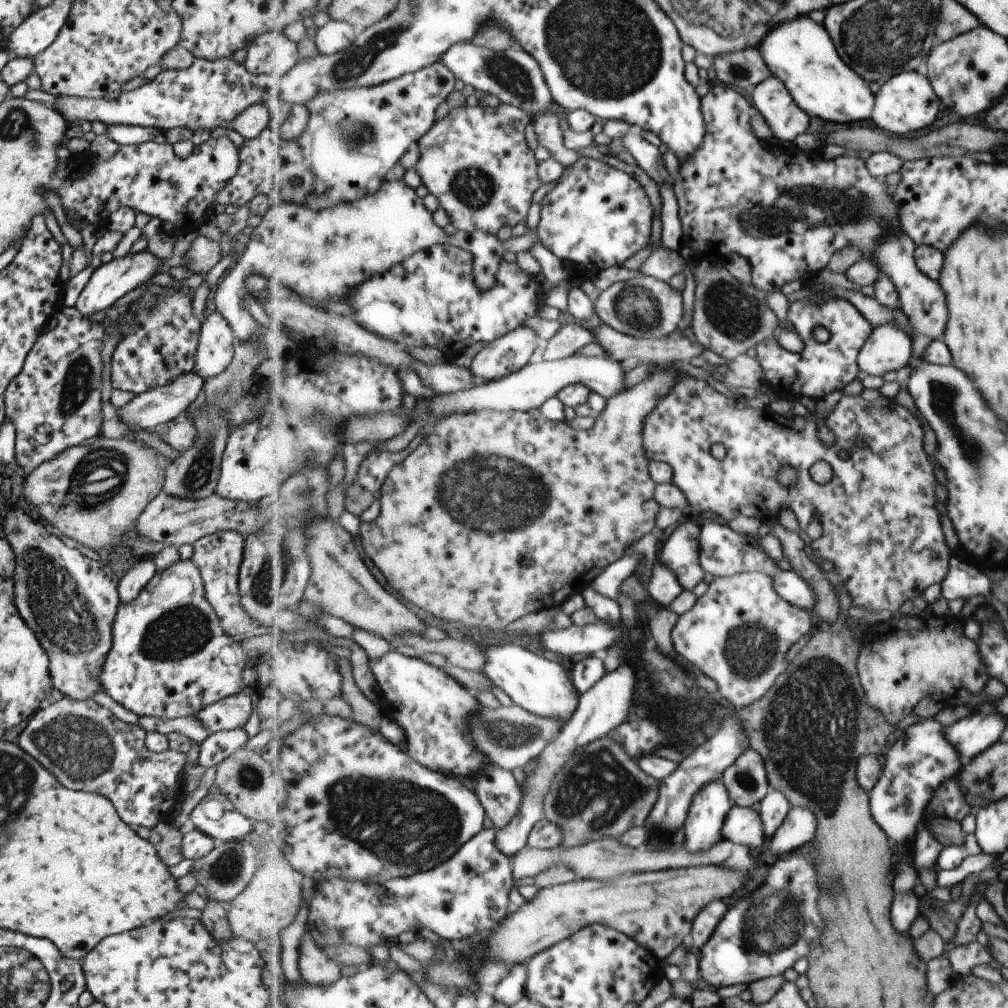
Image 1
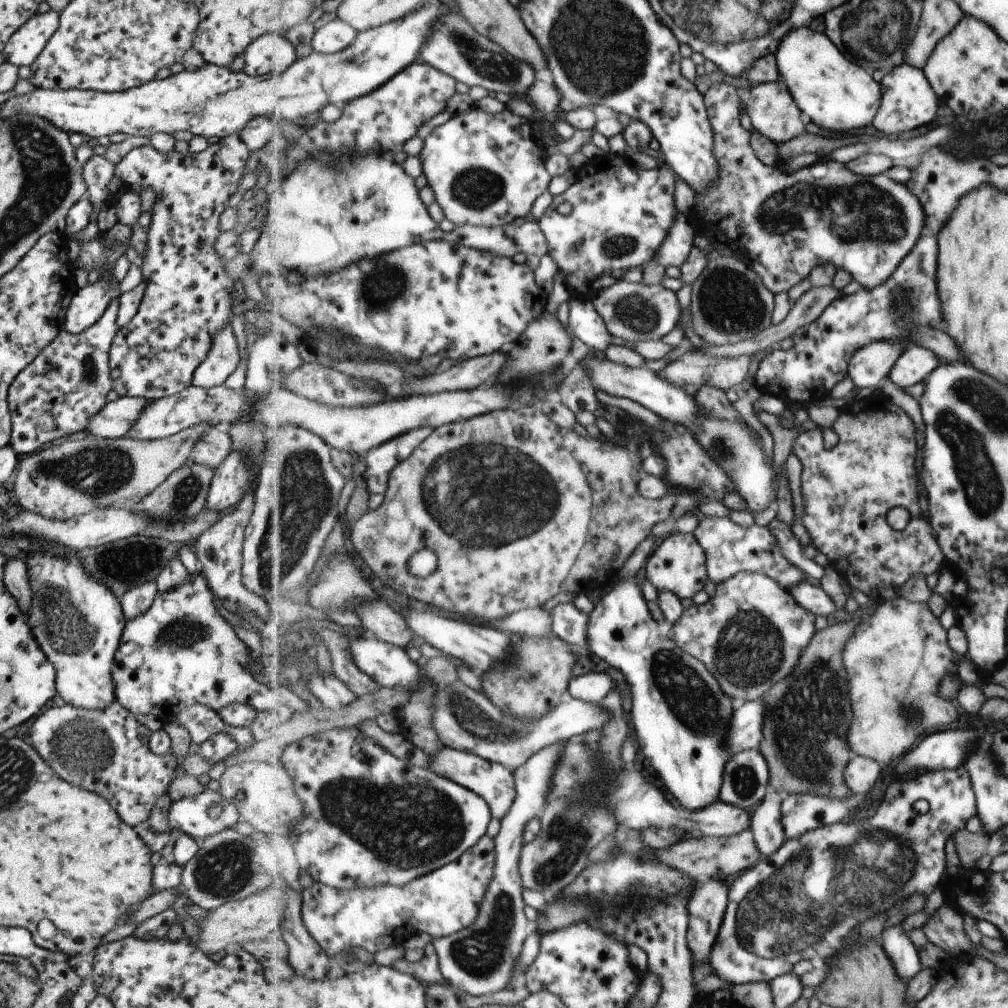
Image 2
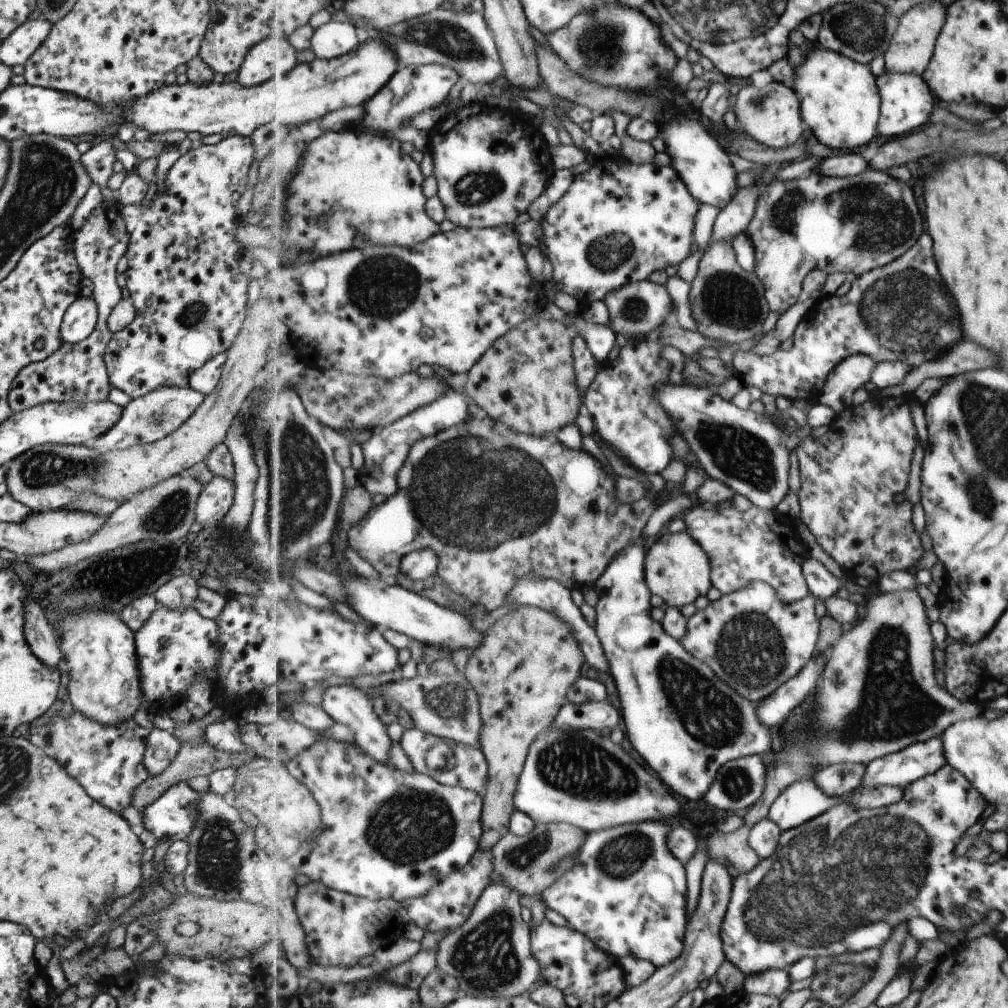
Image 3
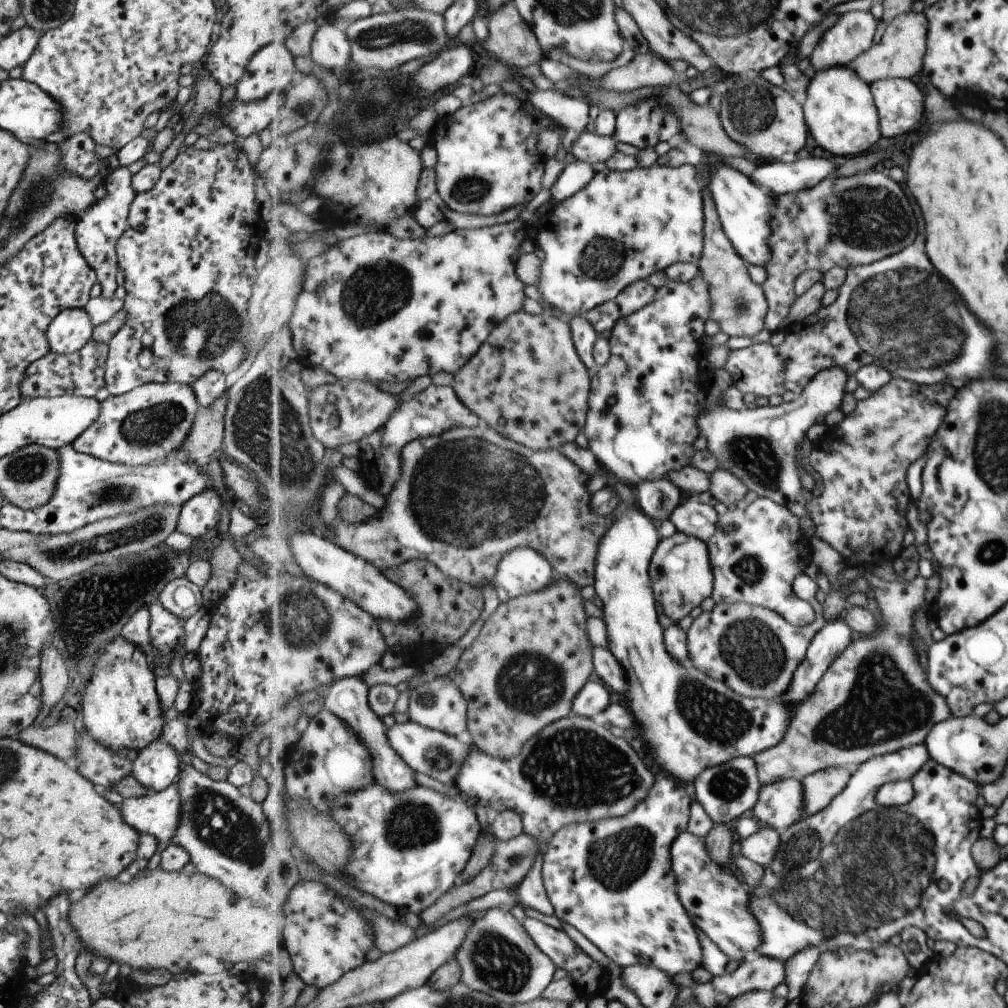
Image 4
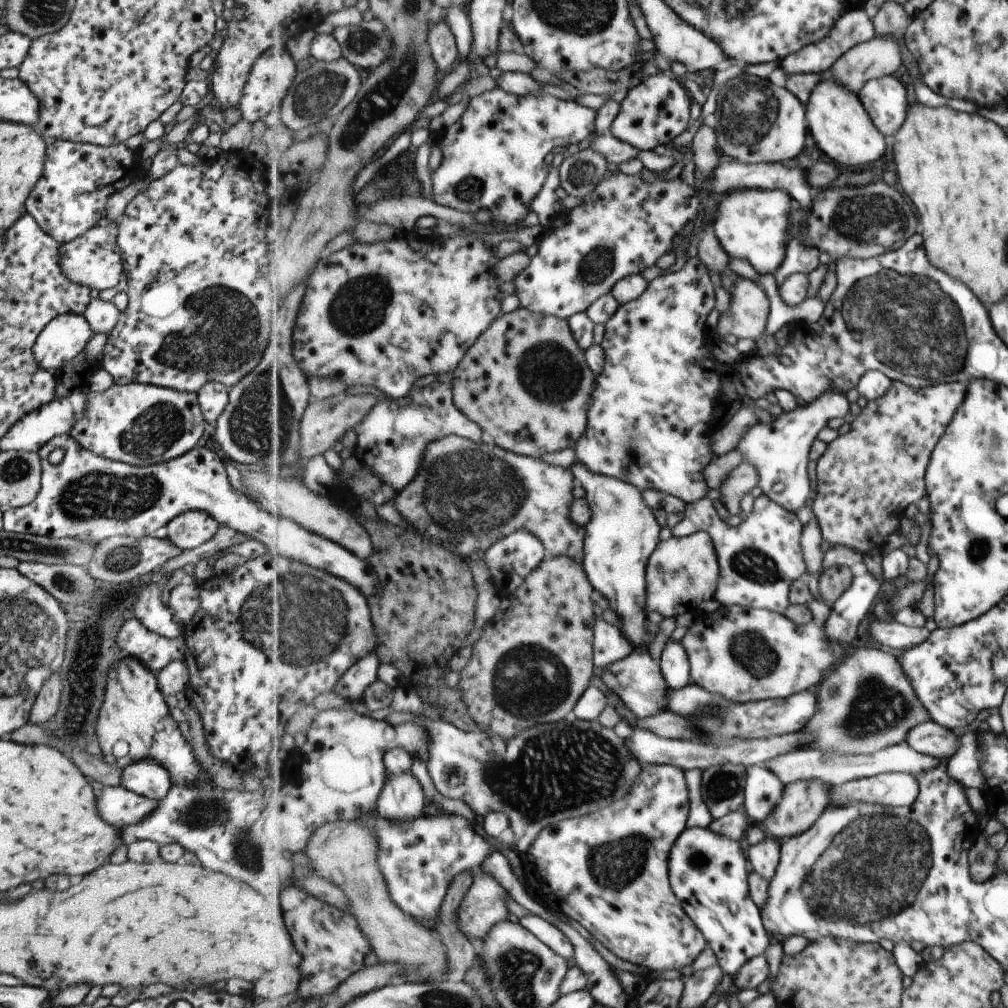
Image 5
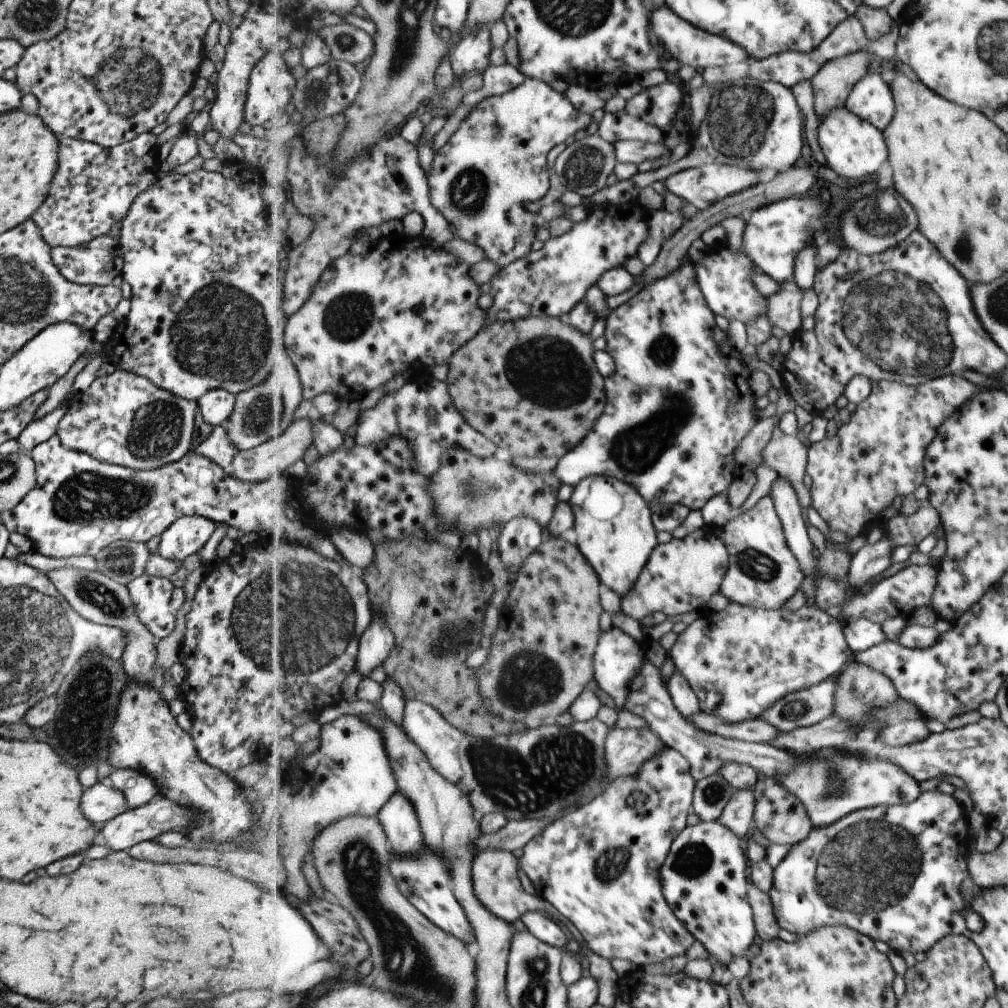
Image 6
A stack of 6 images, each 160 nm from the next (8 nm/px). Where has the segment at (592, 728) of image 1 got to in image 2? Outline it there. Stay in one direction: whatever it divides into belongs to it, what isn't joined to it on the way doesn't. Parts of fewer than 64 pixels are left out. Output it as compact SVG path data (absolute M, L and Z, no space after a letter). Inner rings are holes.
M568 740L557 742L549 748L543 748L537 752L530 759L524 762L522 766L513 770L515 778L515 790L517 797L515 798L511 811L501 822L501 828L495 838L496 847L498 850L498 862L494 871L494 881L491 882L489 892L486 894L486 899L482 903L479 917L469 928L465 928L456 934L449 937L433 939L432 943L435 945L435 950L439 954L439 962L441 972L445 976L445 980L459 993L469 994L474 997L487 996L487 994L495 994L501 990L513 990L518 985L523 985L525 980L521 970L519 970L519 958L523 954L523 944L527 940L527 936L532 931L531 922L525 916L523 907L526 905L526 899L523 898L522 878L519 872L519 858L523 853L523 846L525 846L526 839L523 838L525 834L525 826L535 820L540 819L550 804L549 792L551 786L555 784L555 770L559 768L557 764L561 764L565 748L569 744Z

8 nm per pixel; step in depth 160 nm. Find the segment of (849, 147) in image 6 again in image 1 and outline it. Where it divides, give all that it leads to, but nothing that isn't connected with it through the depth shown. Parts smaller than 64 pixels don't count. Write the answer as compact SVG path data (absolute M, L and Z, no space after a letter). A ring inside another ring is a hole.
M809 16L787 20L765 38L759 50L773 75L786 84L798 106L811 117L843 124L872 119L876 94L869 90L869 82L843 61L823 23L817 24Z

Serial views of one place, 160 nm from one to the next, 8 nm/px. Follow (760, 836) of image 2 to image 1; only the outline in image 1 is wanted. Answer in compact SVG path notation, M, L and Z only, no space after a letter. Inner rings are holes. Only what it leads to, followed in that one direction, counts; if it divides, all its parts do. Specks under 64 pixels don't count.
M772 787L767 797L763 798L762 803L757 806L768 843L773 840L773 836L775 836L777 830L779 830L783 822L785 822L785 818L787 818L789 812L791 812L791 808L792 805L791 802L787 800L787 796L785 796L781 790L776 790Z

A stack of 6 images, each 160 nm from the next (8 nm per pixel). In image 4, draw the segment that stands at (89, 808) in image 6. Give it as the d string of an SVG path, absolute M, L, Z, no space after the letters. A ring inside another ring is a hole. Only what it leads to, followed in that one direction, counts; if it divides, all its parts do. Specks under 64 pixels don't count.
M171 782L165 790L161 790L161 792L155 794L145 793L142 796L129 796L129 798L123 798L121 803L116 807L117 810L119 810L121 820L123 820L127 826L133 828L138 834L146 833L157 840L155 856L151 856L151 858L147 860L147 866L145 867L149 870L153 870L153 868L159 864L159 854L161 850L171 843L171 834L175 834L175 828L177 827L177 822L179 822L177 782Z

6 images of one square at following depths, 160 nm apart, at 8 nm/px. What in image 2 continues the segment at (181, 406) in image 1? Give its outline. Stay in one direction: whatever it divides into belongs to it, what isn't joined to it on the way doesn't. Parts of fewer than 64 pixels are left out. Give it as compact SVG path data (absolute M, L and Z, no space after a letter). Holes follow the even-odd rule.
M118 397L113 402L107 402L101 410L97 410L80 435L90 435L93 438L119 439L125 437L131 424L139 418L147 400L135 397Z

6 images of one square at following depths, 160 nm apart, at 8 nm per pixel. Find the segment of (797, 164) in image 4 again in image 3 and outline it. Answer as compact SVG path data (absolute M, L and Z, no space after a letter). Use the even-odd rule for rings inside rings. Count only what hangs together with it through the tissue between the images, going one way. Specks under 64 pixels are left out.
M842 152L838 156L825 158L815 172L823 174L823 178L841 178L858 176L869 169L869 161L867 162L858 152Z

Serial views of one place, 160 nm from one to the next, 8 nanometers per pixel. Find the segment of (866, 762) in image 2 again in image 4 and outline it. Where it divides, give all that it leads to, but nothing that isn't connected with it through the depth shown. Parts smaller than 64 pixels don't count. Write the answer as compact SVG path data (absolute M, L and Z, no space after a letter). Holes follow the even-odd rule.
M831 767L815 772L802 781L805 792L805 815L809 817L825 810L847 788L854 768Z

